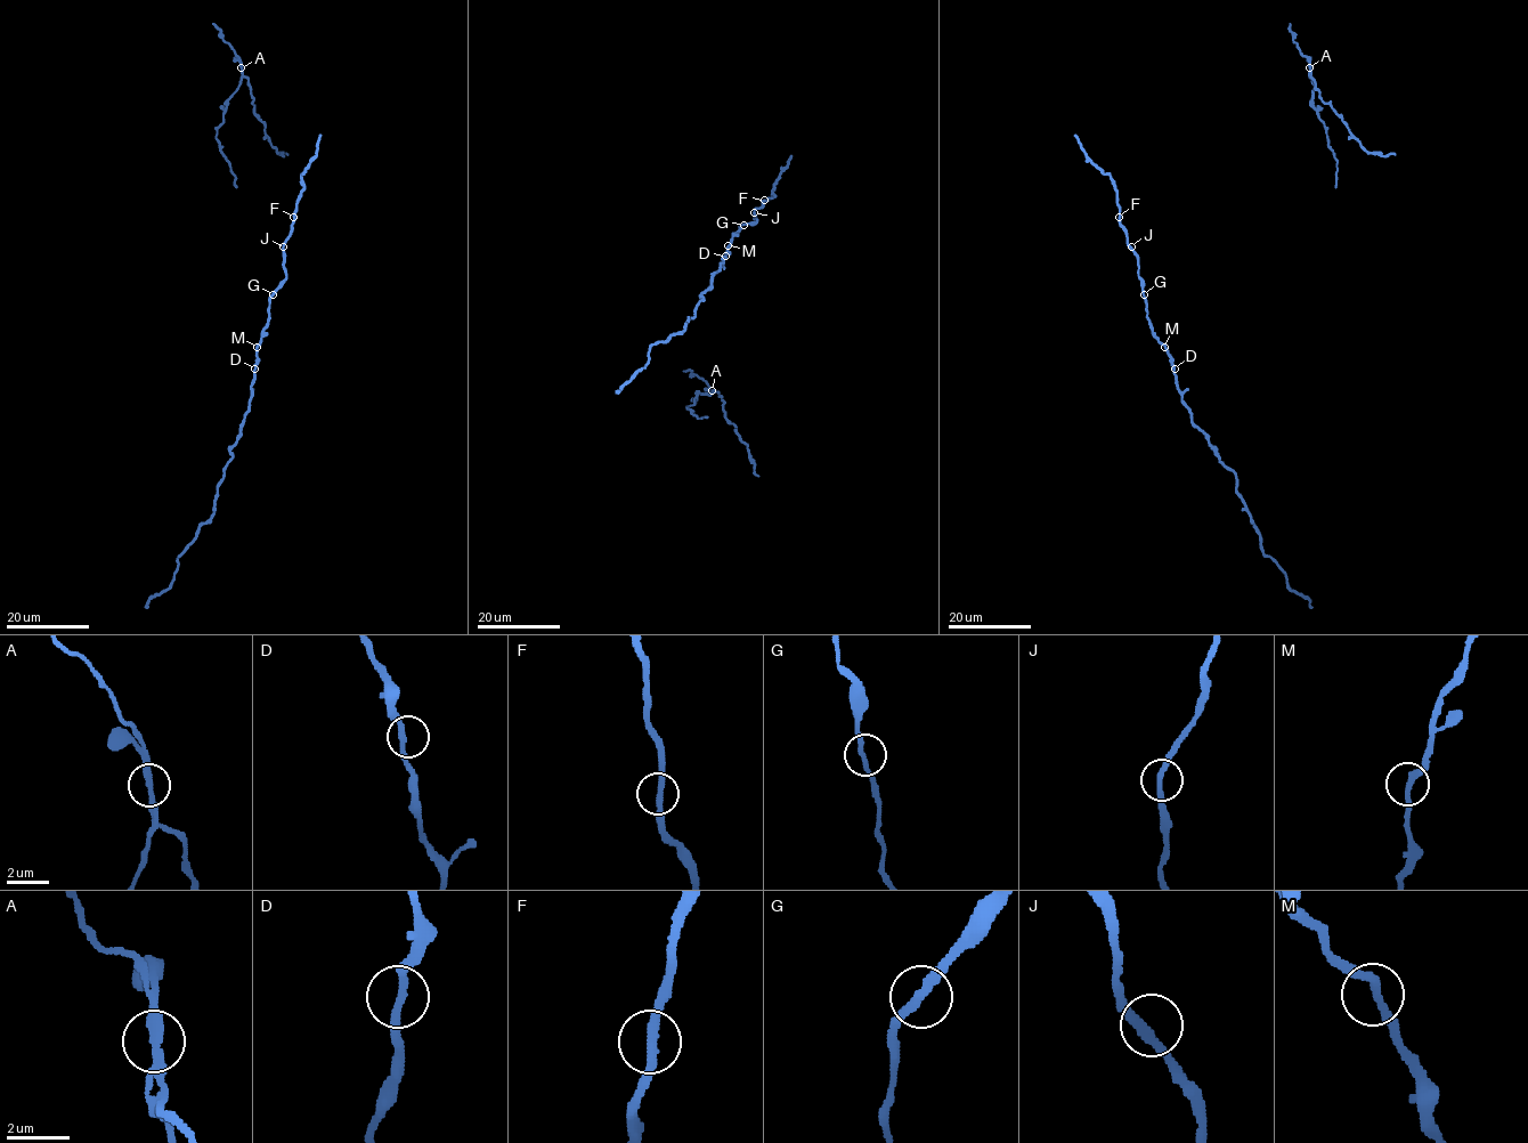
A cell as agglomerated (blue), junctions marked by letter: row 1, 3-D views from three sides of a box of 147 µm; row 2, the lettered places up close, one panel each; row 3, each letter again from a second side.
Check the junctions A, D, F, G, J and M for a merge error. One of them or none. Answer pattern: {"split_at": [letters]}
{"split_at": ["A"]}

